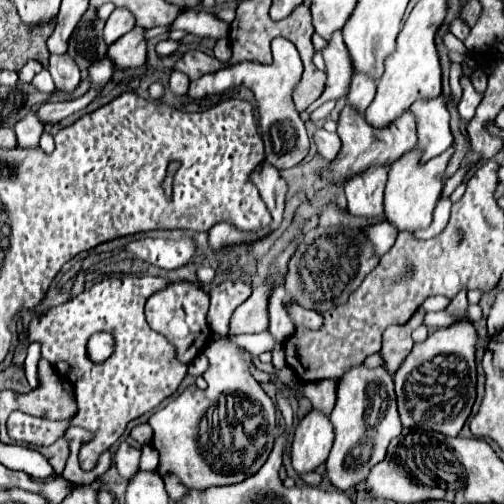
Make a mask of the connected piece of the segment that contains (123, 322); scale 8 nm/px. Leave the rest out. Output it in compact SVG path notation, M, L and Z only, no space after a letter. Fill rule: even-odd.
M157 276L105 278L89 291L77 295L71 303L53 307L33 319L29 325L29 339L41 343L41 355L51 365L57 365L61 379L73 385L77 413L65 421L41 421L39 417L13 411L6 423L9 437L33 445L51 445L69 425L83 427L93 433L93 439L85 443L79 453L81 469L89 471L95 467L99 455L121 437L131 419L141 417L173 395L185 377L185 367L175 359L169 341L155 333L143 315L147 297L163 289L167 283L169 281ZM101 331L115 335L115 355L103 363L93 363L87 355L87 341Z

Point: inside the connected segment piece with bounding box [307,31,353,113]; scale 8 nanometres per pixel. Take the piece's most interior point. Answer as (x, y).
(339, 71)

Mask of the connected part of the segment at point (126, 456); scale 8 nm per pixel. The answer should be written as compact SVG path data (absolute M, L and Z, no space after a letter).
M123 441L123 443L119 445L115 457L113 457L117 471L119 471L123 477L131 479L131 477L137 473L137 469L139 469L139 455L141 455L141 453L139 453L135 447L131 447L131 445L127 445L127 443Z

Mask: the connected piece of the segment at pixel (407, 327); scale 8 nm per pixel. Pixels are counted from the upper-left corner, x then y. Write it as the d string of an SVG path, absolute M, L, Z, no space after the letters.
M417 309L415 315L405 325L391 325L383 333L383 347L381 347L379 355L383 357L383 367L387 367L387 371L391 371L391 375L395 375L395 371L399 369L399 363L403 363L403 359L411 353L411 349L413 349L411 333L415 331L415 327L419 327L423 323L423 315L425 315L425 311Z

